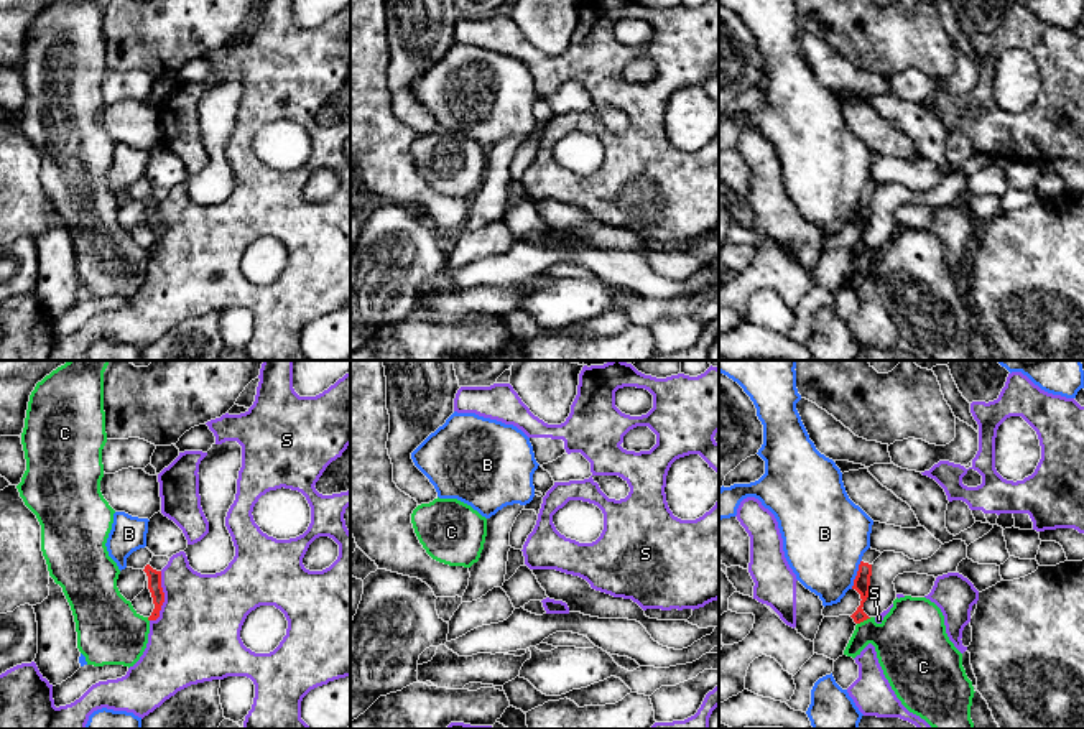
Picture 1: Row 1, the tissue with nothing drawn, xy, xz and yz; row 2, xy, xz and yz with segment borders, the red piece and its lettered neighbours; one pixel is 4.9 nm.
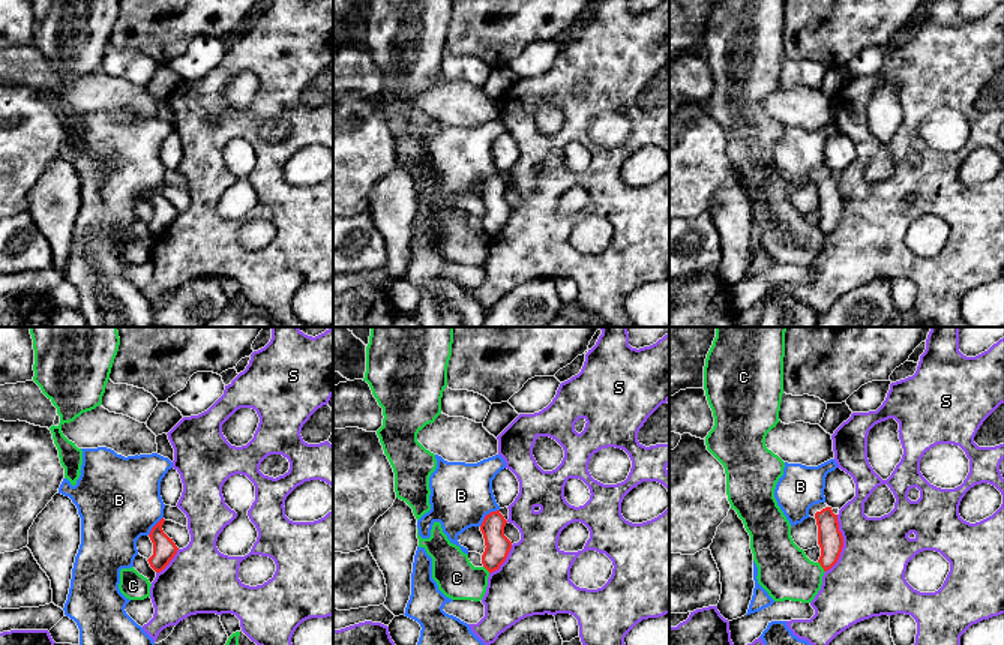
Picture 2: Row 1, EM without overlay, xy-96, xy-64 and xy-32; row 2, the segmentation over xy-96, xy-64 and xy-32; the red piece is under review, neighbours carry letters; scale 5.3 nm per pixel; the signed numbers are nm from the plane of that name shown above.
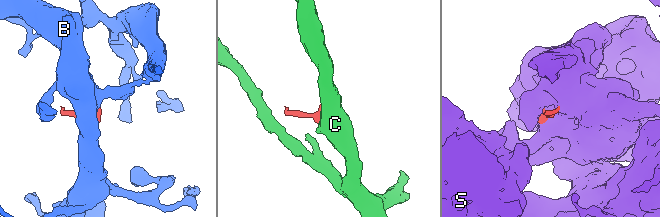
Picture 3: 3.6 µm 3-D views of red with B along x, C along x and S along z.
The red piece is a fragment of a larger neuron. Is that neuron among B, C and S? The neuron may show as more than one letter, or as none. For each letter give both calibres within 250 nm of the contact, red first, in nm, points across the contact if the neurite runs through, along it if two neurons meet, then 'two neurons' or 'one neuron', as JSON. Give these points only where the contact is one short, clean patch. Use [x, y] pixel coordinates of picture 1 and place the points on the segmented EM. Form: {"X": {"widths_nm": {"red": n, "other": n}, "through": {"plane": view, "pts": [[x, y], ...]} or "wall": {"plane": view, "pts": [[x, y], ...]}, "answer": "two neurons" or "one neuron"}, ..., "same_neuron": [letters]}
{"B": {"widths_nm": {"red": 80, "other": 420}, "wall": {"plane": "yz", "pts": [[861, 560], [851, 588]]}, "answer": "two neurons"}, "C": {"widths_nm": {"red": 80, "other": 340}, "wall": {"plane": "yz", "pts": [[870, 617], [857, 624]]}, "answer": "two neurons"}, "S": {"widths_nm": {"red": 70, "other": 420}, "answer": "two neurons"}, "same_neuron": []}

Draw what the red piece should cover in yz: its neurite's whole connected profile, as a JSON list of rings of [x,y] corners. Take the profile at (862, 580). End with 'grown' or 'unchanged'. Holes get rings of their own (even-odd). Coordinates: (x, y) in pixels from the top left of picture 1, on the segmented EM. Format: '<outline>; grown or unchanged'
[[[869,548],[864,556],[862,561],[859,564],[859,571],[857,576],[854,579],[854,586],[852,589],[855,589],[860,594],[860,606],[857,607],[857,611],[850,615],[854,619],[855,624],[860,624],[867,619],[870,619],[865,612],[864,612],[864,602],[869,597],[870,592],[870,576],[872,576],[872,564],[873,561],[880,556],[882,553],[877,550]]]; grown

